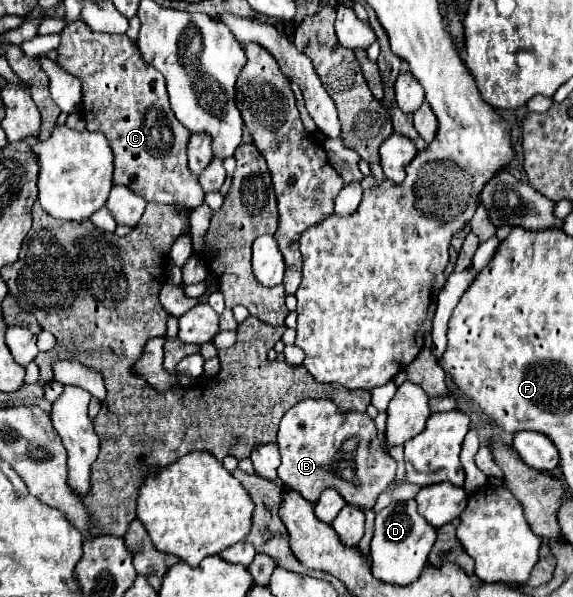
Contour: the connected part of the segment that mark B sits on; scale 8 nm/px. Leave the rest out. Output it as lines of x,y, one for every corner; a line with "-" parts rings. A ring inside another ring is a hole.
301,400
285,412
277,430
277,444
281,452
279,478
287,488
301,492
309,502
317,502
325,488
335,488
347,504
361,510
373,508
377,496
395,478
395,460
379,446
373,418
361,412
341,412
333,400
-
377,462
377,480
369,478

